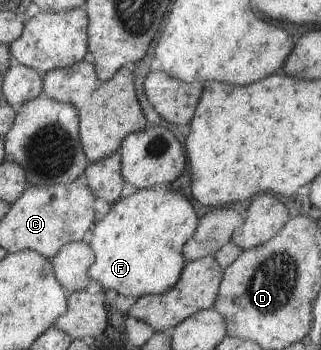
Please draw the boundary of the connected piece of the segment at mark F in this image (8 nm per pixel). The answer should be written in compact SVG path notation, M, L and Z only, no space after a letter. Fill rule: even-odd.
M150 188L136 189L128 197L119 198L110 205L108 213L89 227L91 236L88 246L93 250L94 263L86 274L100 283L103 290L113 290L122 296L138 298L147 294L169 291L179 279L183 265L182 247L197 227L193 205L178 191L155 191Z

